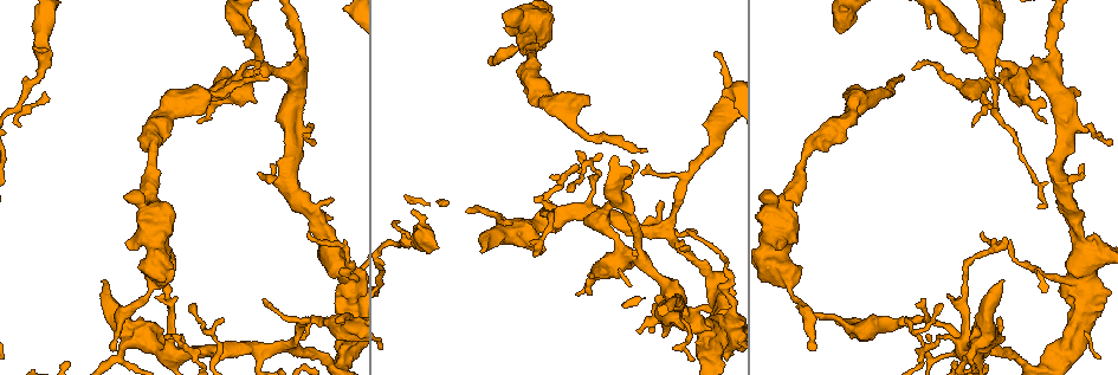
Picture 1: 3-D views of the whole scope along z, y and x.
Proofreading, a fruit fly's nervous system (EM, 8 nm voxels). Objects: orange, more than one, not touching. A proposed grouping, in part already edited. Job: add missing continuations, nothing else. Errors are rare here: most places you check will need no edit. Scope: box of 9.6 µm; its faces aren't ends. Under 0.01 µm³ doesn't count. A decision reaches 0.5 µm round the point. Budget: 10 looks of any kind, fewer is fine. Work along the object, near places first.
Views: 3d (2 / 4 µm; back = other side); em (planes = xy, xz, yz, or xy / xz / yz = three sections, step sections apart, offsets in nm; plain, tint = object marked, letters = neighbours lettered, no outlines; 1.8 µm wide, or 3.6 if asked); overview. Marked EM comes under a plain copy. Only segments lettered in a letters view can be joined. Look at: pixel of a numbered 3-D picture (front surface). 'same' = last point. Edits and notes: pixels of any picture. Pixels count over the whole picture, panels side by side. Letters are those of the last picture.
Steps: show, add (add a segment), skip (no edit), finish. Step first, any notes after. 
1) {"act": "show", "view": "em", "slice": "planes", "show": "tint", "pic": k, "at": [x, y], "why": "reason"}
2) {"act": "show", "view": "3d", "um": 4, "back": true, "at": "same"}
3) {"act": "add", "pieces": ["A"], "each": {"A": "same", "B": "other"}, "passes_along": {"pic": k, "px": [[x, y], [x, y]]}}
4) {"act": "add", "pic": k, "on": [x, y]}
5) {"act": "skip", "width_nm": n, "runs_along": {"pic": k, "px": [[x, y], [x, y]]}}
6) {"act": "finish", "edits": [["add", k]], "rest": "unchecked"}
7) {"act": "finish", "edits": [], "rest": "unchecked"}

{"act": "show", "view": "3d", "um": 4, "pic": 1, "at": [643, 263], "why": "looks like a crossing"}

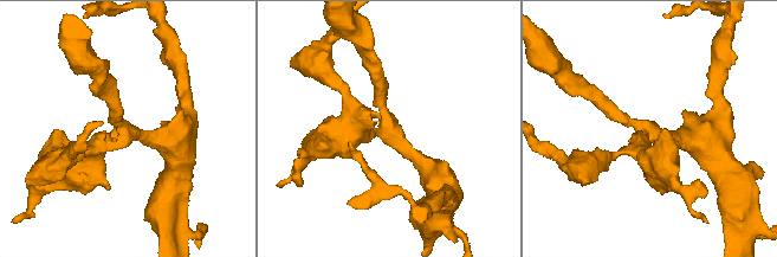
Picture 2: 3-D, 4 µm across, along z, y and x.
{"act": "show", "view": "em", "slice": "planes", "show": "letters", "pic": 2, "at": [651, 133], "why": "need the tissue"}

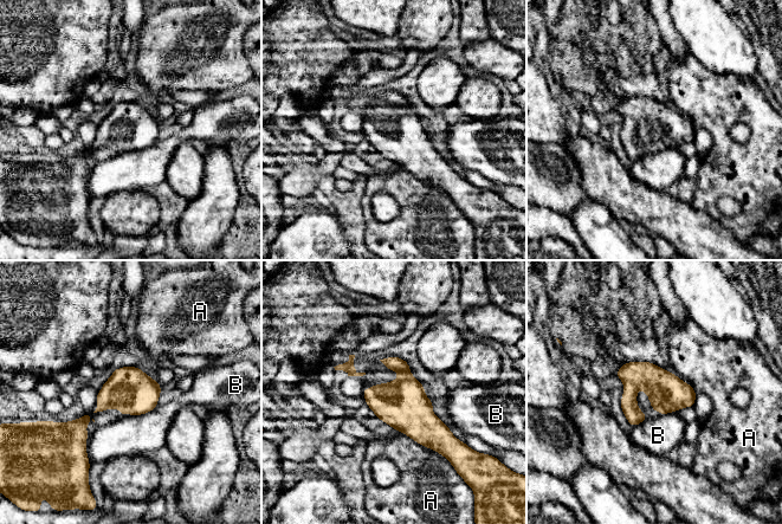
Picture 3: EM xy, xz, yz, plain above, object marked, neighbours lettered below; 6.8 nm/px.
{"act": "skip", "each": {"A": "other", "B": "other"}, "arms": 4, "found": "no lettered segment goes on from it"}

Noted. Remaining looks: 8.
{"act": "show", "view": "3d", "um": 2, "pic": 1, "at": [689, 319], "why": "a fork"}

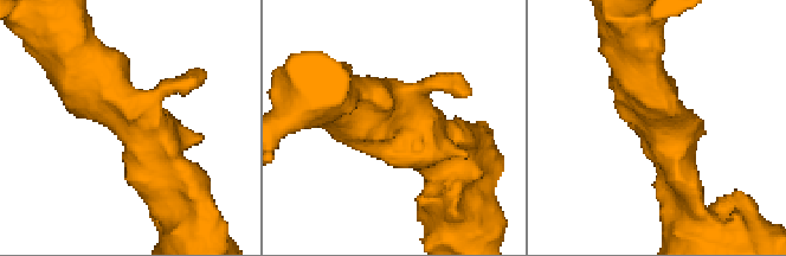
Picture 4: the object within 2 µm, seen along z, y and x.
{"act": "show", "view": "em", "slice": "xy", "step": 4, "show": "letters", "pic": 4, "at": [659, 125], "why": "shape alone is not enough"}

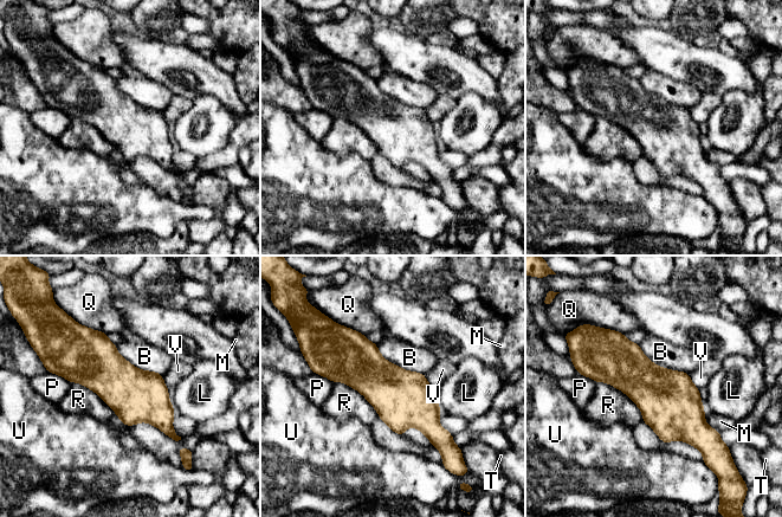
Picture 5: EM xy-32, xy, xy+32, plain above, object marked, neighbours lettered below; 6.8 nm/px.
{"act": "skip", "width_nm": 360, "each": {"B": "other", "L": "other", "M": "other", "P": "other", "Q": "other", "R": "other", "T": "other", "U": "other", "V": "other"}, "border": {"pic": 5, "px": [[596, 381], [620, 389], [642, 420]]}, "found": "none of them fits"}

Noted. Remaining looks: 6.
{"act": "show", "view": "em", "slice": "xz", "step": 4, "show": "letters", "pic": 1, "at": [539, 251]}

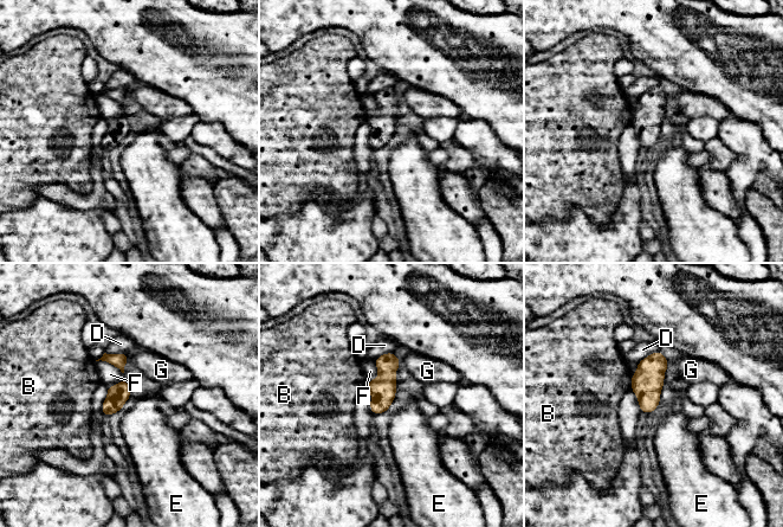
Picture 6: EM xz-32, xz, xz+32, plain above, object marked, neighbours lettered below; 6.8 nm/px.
{"act": "show", "view": "em", "slice": "planes", "show": "letters", "at": "same"}

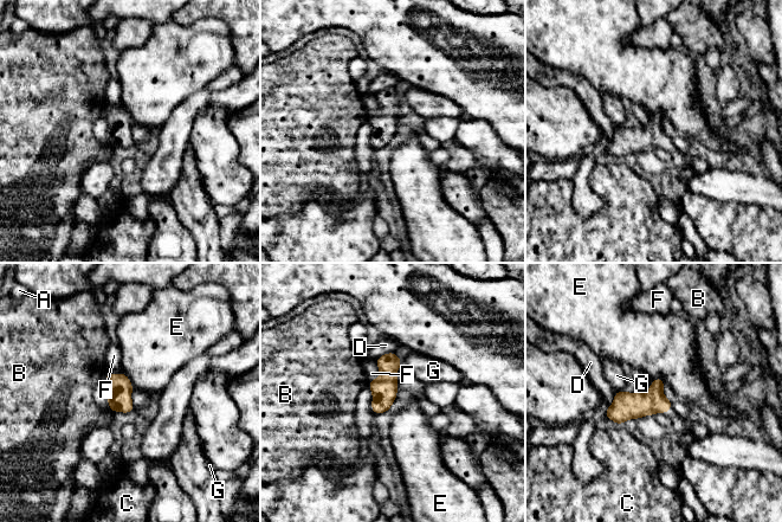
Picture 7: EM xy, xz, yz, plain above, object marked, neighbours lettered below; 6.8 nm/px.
{"act": "skip", "longest_contact_nm": ["F", 160], "each": {"A": "other", "B": "other", "C": "other", "D": "other", "E": "other", "F": "other", "G": "other"}, "border": {"pic": 7, "px": [[123, 372], [133, 386]]}, "found": "none of them fits"}

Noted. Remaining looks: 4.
{"act": "show", "view": "3d", "um": 4, "back": true, "pic": 1, "at": [662, 336], "why": "free end"}

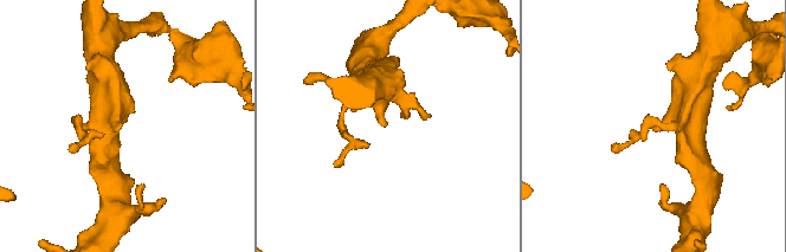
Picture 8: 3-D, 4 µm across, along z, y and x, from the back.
{"act": "show", "view": "em", "slice": "planes", "show": "letters", "pic": 8, "at": [656, 132], "why": "need the tissue"}

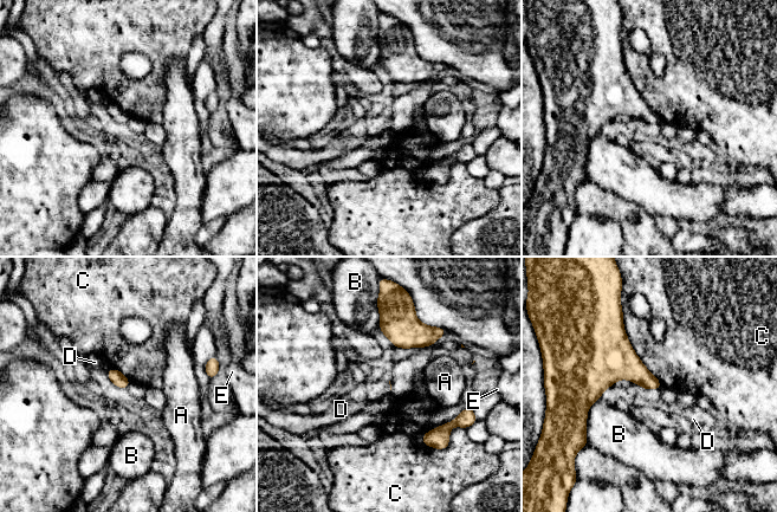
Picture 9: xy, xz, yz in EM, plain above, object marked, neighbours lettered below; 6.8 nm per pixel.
{"act": "skip", "each": {"A": "other", "B": "other", "C": "other", "D": "other", "E": "other"}, "found": "no lettered segment goes on from it"}

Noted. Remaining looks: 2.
{"act": "finish", "edits": [], "rest": "unchecked"}

